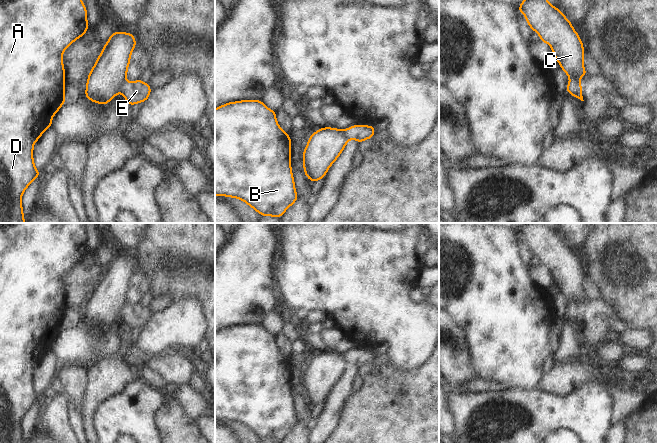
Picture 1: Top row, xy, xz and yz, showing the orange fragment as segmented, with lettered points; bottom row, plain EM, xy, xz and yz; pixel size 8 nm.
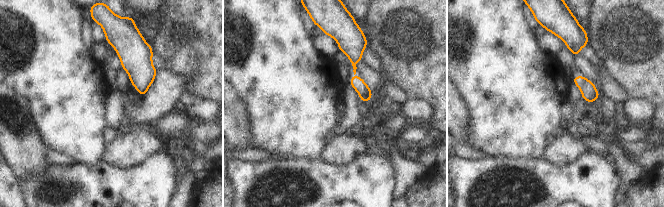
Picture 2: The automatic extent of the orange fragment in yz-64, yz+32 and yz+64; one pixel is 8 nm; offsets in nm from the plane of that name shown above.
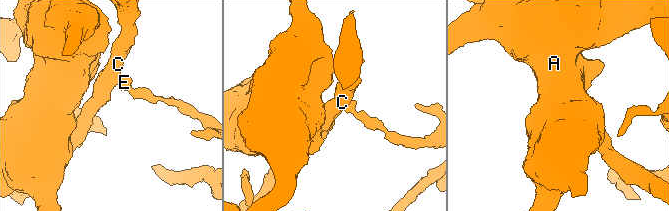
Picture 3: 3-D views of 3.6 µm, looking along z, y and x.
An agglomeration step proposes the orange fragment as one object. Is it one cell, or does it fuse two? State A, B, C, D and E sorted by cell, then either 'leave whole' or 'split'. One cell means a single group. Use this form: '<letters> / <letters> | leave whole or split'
A B C D / E | split

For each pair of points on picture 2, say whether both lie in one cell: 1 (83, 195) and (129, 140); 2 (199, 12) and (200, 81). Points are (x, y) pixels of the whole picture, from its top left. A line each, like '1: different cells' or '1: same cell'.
1: different cells
2: same cell

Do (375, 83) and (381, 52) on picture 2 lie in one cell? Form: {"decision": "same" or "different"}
{"decision": "different"}

